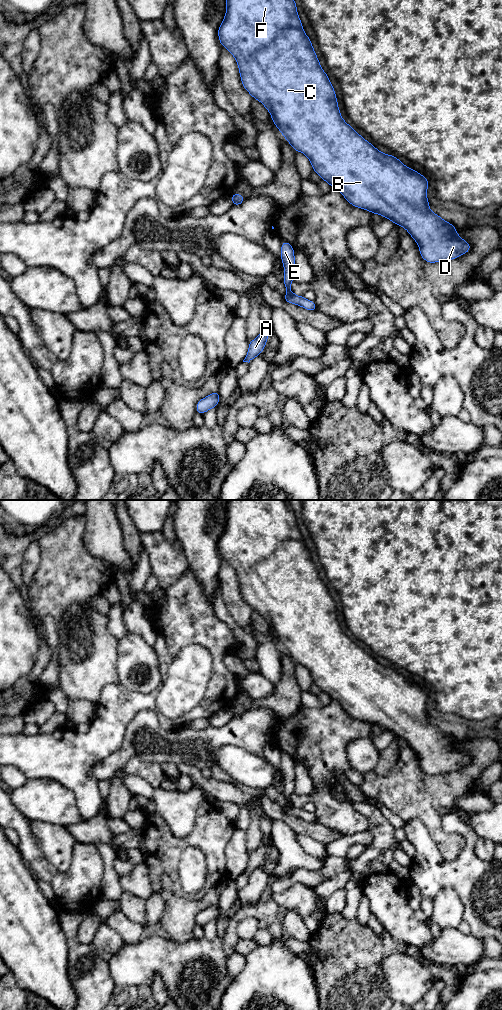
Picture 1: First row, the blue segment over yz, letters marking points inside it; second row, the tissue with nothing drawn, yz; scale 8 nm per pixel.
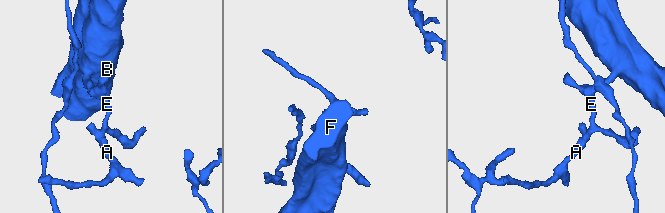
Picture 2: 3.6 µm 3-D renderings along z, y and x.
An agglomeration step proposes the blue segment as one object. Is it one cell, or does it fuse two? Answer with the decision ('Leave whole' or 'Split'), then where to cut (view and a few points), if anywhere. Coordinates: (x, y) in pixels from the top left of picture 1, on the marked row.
Leave whole. No split

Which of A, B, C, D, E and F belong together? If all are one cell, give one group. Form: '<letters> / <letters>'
A B C D E F

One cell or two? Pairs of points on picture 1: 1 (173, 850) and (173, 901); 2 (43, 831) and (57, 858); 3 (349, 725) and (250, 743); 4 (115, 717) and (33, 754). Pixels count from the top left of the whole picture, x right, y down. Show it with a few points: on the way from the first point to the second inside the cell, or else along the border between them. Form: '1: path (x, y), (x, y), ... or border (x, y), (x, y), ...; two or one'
1: border (166, 874), (162, 877), (160, 892); two
2: path (50, 838), (55, 843), (55, 851); one
3: border (276, 717), (271, 737); two
4: path (95, 737), (79, 752), (74, 754), (53, 754); one

